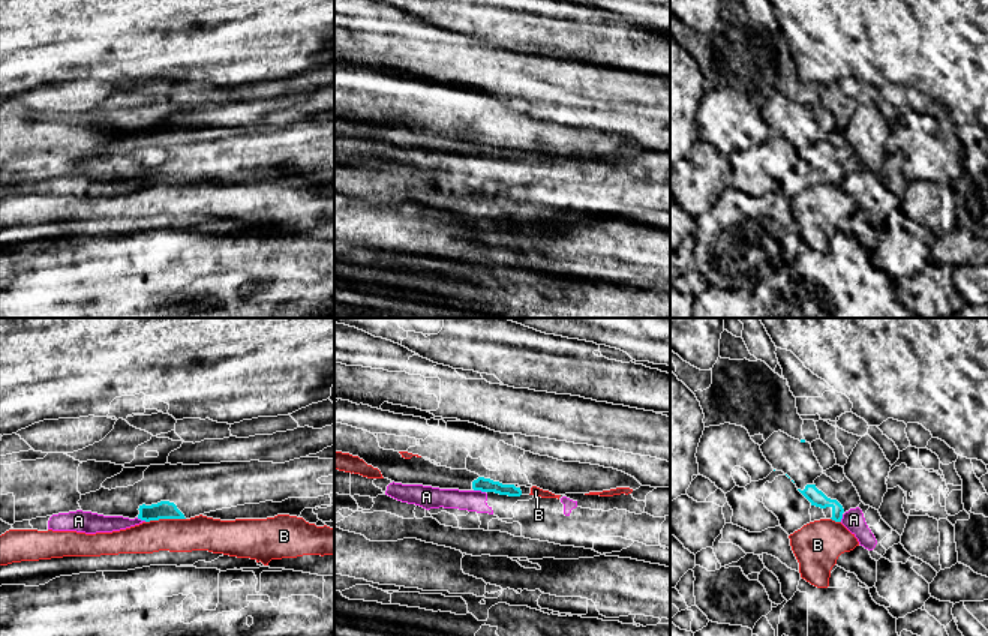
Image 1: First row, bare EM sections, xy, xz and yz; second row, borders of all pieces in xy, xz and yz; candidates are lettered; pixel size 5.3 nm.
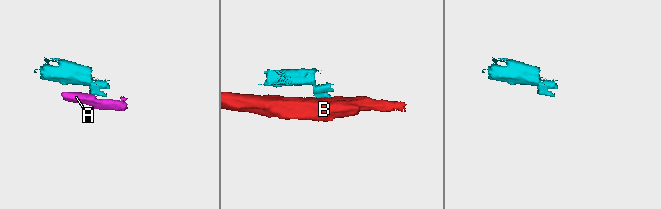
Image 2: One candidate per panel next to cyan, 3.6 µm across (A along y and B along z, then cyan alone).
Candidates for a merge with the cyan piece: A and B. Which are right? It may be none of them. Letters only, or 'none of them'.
none of them

